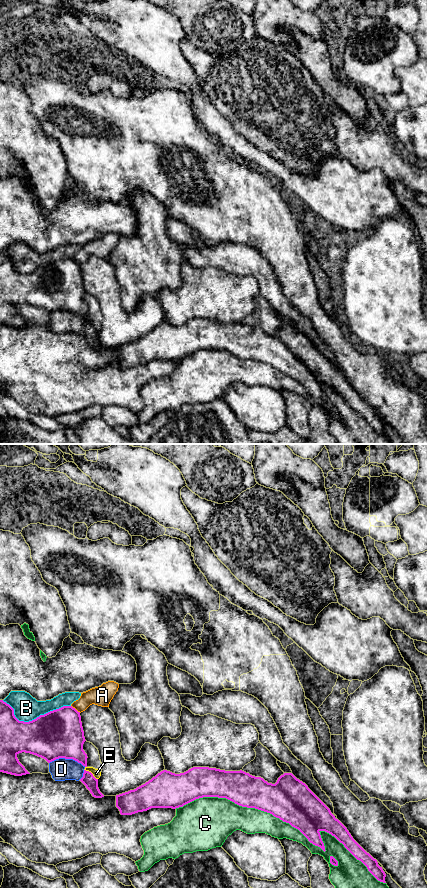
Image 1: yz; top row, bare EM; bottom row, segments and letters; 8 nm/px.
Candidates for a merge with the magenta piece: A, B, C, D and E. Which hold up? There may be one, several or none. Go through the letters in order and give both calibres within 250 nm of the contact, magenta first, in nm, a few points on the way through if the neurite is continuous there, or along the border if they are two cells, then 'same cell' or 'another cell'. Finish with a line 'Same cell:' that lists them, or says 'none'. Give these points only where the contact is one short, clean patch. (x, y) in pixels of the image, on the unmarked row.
A: calibres 380 and 160 nm; border yz (71, 257), (80, 264); another cell
B: calibres 380 and 200 nm; another cell
C: calibres 360 and 180 nm; another cell
D: calibres 380 and 180 nm; border yz (49, 314), (59, 310), (72, 310), (85, 318); another cell
E: calibres 110 and 70 nm; border yz (84, 321), (88, 322), (97, 331); another cell
Same cell: none

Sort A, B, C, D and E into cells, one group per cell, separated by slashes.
A / B / C / D E

